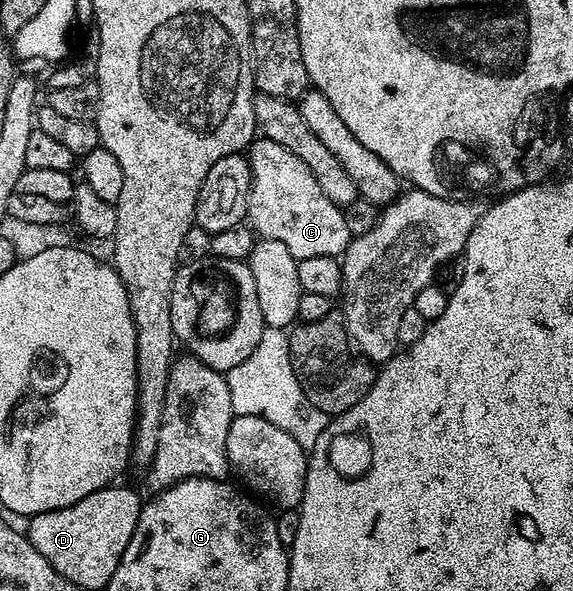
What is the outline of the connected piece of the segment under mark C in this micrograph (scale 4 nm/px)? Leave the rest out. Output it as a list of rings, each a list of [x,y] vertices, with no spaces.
[[[263,137],[252,140],[246,158],[252,174],[246,219],[253,232],[261,239],[282,241],[298,261],[310,257],[343,256],[354,237],[350,229],[346,229],[342,208],[322,193],[318,181],[314,181],[314,173],[310,173],[290,149]]]

